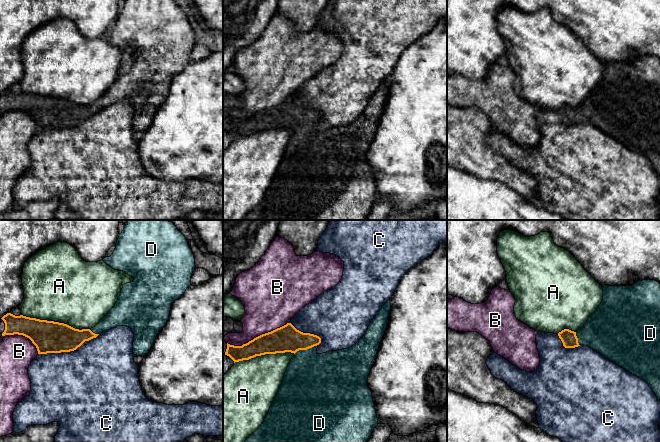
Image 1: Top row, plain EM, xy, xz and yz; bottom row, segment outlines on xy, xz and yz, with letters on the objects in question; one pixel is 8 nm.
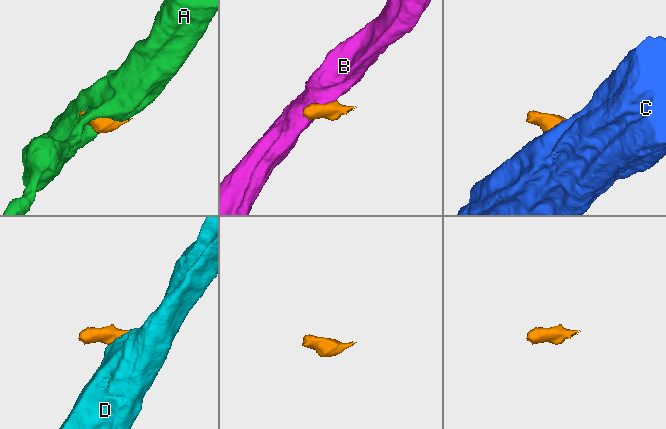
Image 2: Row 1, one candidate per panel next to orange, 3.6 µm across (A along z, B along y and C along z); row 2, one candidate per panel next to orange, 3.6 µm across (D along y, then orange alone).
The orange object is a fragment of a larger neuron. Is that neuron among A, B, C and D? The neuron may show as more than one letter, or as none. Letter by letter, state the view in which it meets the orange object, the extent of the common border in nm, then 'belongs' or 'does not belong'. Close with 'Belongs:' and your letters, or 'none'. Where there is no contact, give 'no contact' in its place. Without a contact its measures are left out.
A: xy | 550 nm | does not belong
B: xz | 550 nm | does not belong
C: xy | 500 nm | does not belong
D: xz | 200 nm | belongs
Belongs: D

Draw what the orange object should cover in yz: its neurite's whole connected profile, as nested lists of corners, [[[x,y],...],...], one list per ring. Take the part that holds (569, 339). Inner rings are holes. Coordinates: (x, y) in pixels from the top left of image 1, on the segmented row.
[[[636,281],[632,286],[604,285],[603,300],[597,310],[577,332],[564,329],[558,333],[565,348],[588,346],[626,371],[642,378],[660,401],[660,283]]]

